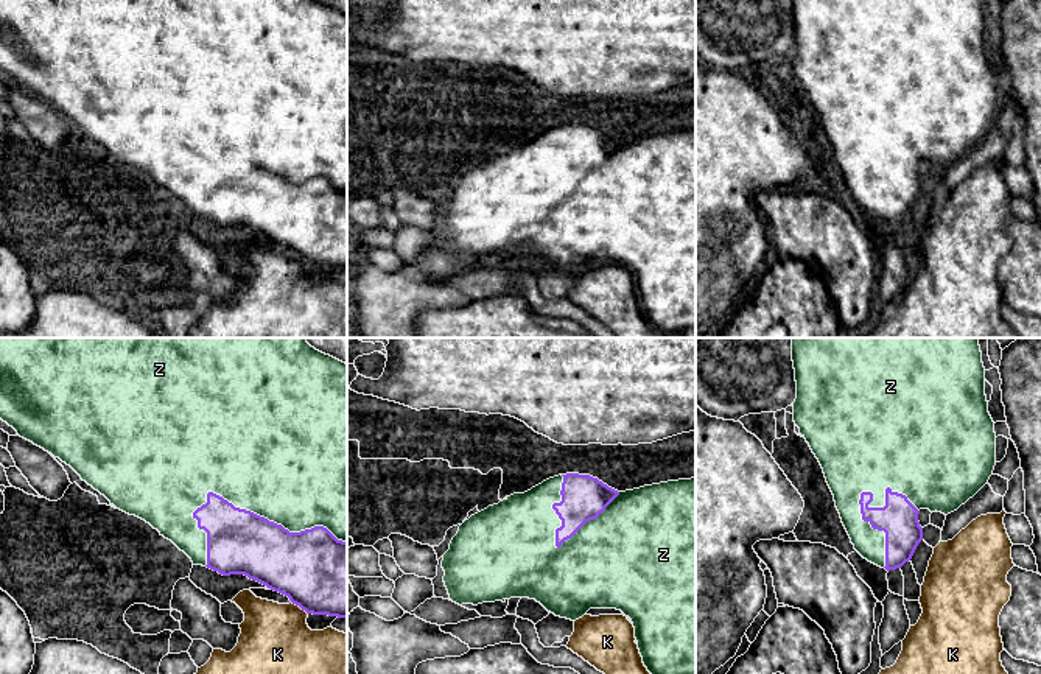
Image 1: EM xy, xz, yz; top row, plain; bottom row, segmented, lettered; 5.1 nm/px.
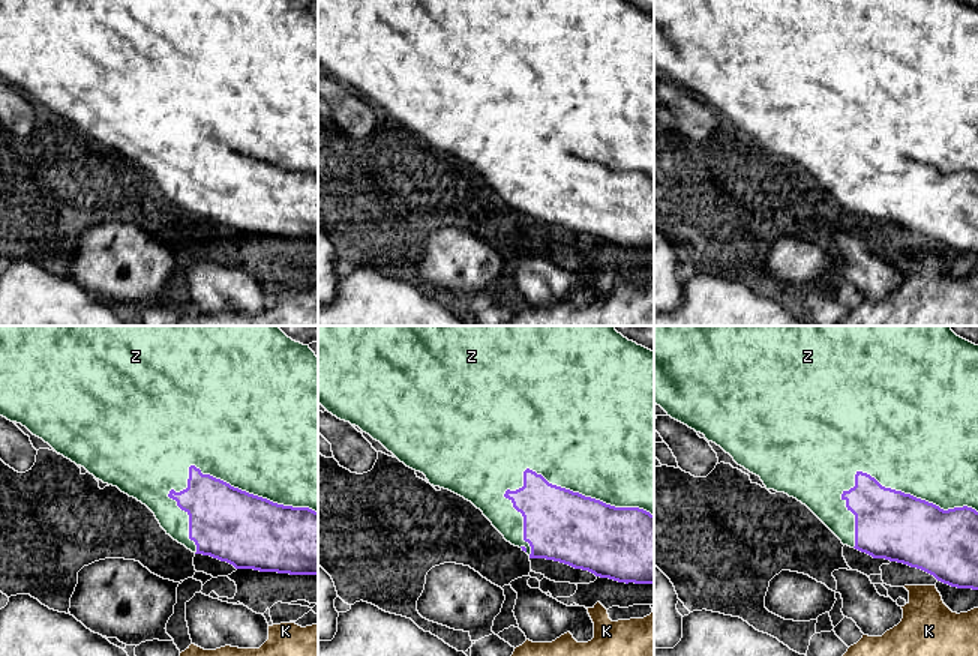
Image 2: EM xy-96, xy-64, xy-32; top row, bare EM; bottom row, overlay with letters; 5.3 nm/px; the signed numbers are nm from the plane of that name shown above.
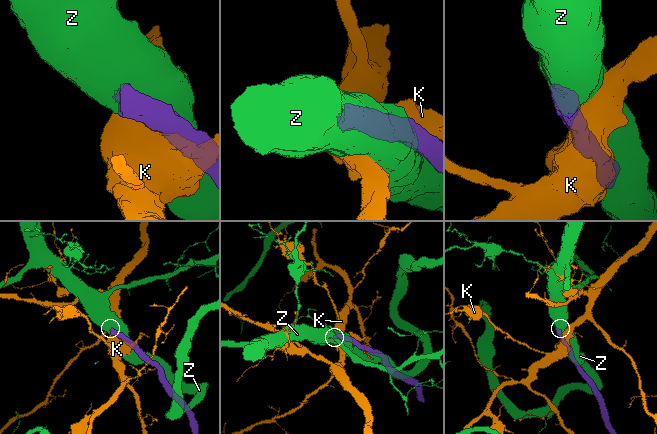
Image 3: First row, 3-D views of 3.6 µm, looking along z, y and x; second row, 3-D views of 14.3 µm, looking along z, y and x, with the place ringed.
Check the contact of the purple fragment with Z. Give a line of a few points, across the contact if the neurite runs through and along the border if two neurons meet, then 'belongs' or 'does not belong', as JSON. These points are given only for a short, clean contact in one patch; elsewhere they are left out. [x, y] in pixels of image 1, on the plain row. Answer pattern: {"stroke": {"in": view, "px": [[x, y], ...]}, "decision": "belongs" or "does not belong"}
{"decision": "belongs"}

